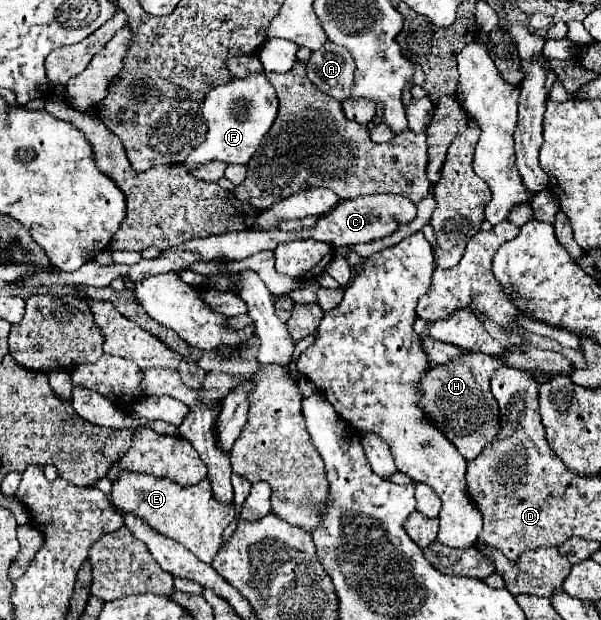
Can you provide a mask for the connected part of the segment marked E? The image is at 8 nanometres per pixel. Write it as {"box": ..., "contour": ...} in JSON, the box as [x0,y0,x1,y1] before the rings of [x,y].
{"box":[109,471,237,563],"contour":[[[121,471],[117,481],[113,481],[113,489],[109,493],[109,503],[113,509],[121,513],[137,515],[145,525],[155,529],[157,533],[181,543],[193,555],[197,555],[203,563],[211,563],[223,543],[223,529],[235,519],[237,511],[231,503],[217,503],[213,499],[213,489],[209,487],[209,479],[201,483],[181,487],[169,479],[159,479],[145,473]]]}

